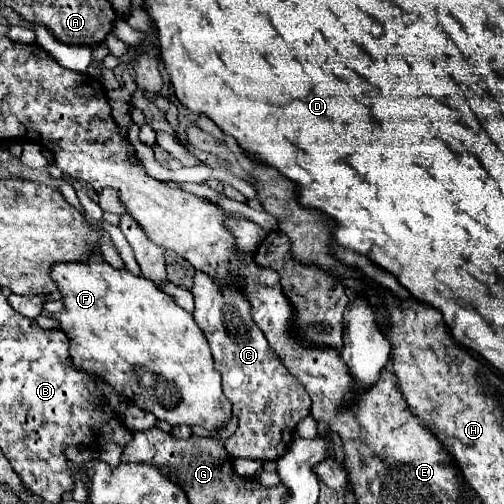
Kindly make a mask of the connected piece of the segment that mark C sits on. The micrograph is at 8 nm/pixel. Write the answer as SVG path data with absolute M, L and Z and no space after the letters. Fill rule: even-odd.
M197 271L193 279L195 313L193 319L205 333L215 369L223 377L223 393L239 417L239 429L225 441L231 457L273 461L285 453L293 441L293 431L301 419L309 415L311 399L301 383L281 365L279 357L269 347L261 329L249 315L249 301L233 285L217 285L209 275Z

